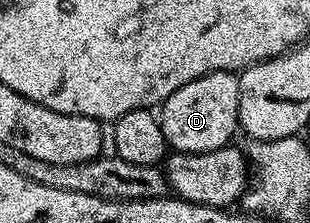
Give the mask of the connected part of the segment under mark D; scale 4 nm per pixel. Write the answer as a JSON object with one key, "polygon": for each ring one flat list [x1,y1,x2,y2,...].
{"polygon":[[235,73,201,75,173,91,158,106,159,126,176,153,208,153,226,149,239,129,239,78]]}

